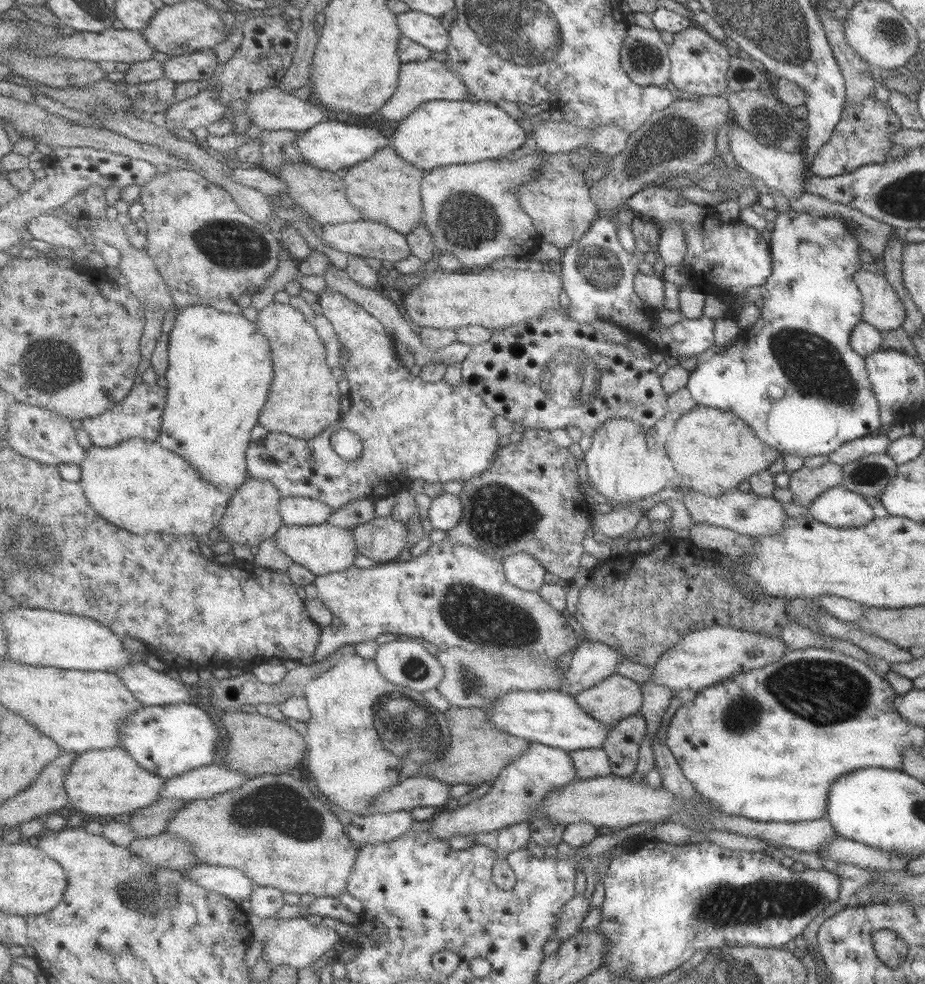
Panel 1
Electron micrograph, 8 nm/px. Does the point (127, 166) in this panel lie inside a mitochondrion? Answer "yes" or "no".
no

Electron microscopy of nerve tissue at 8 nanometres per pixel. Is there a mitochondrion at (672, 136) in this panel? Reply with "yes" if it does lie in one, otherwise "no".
yes

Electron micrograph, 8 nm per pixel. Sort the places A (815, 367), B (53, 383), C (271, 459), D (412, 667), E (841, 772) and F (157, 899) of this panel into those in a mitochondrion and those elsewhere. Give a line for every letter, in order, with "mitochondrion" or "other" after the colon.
A: mitochondrion
B: mitochondrion
C: other
D: mitochondrion
E: other
F: mitochondrion

